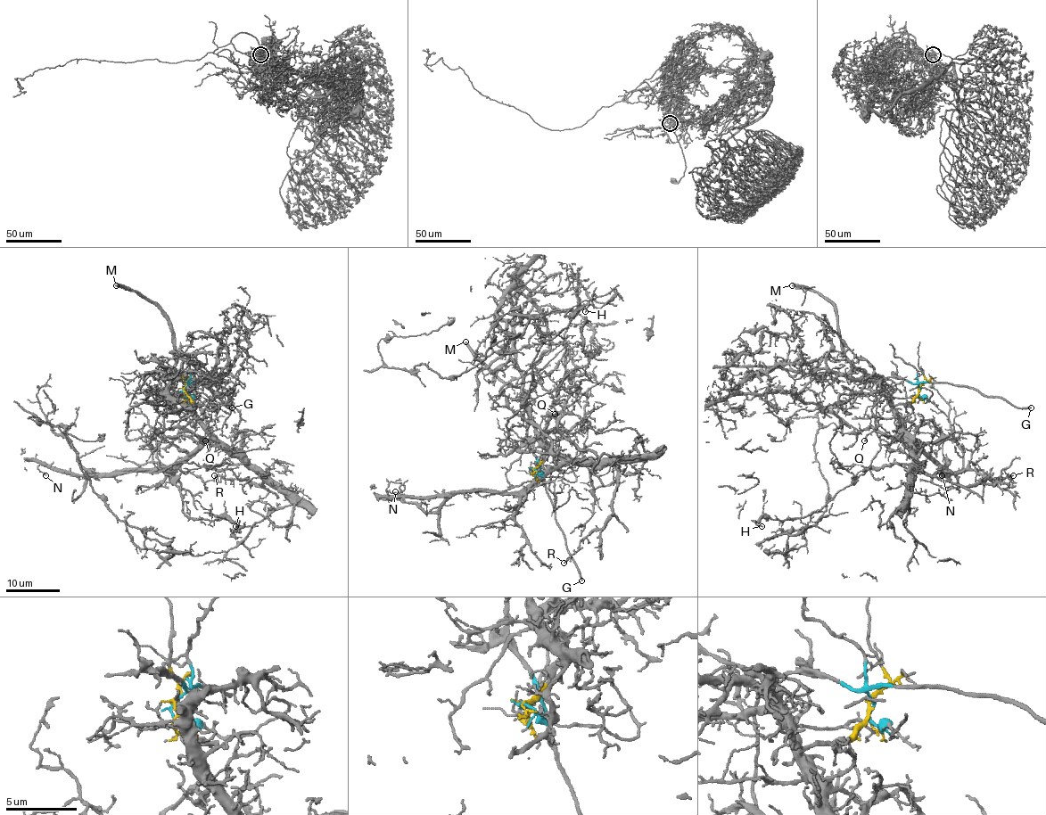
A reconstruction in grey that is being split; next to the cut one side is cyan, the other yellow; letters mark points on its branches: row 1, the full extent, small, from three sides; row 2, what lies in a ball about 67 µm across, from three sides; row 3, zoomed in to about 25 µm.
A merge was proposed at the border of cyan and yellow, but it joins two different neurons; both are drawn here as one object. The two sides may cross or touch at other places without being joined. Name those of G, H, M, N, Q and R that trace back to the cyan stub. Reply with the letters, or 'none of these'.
G, H, M

